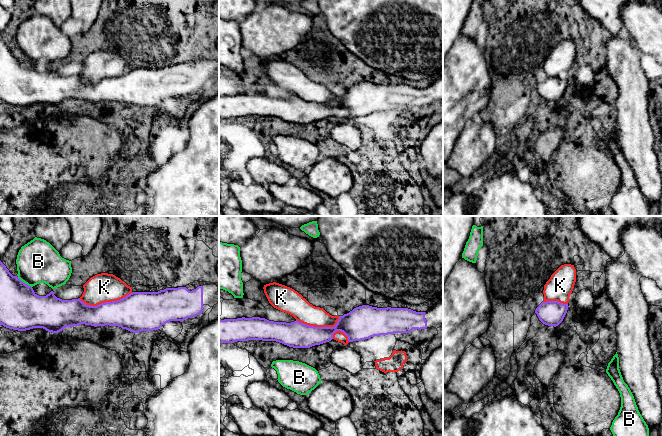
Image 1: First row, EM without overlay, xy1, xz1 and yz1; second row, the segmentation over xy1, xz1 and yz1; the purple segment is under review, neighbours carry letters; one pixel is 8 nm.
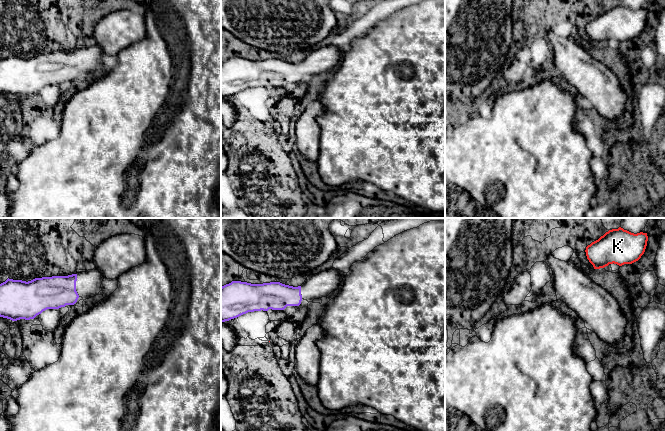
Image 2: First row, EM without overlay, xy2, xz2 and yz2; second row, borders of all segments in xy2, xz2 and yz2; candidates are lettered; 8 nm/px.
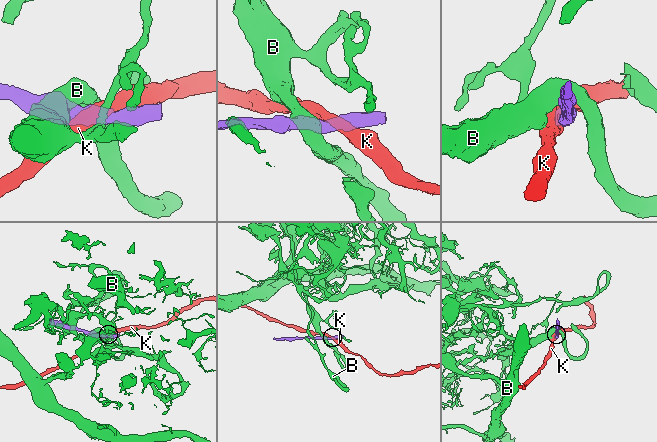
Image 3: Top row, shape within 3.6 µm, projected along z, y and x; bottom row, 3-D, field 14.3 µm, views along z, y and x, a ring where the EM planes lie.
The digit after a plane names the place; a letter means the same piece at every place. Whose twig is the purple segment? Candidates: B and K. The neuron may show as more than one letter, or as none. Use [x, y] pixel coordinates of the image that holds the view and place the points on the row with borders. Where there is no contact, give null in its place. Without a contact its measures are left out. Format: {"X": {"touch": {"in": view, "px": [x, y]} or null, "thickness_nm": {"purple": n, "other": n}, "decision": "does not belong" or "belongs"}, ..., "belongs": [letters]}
{"B": {"touch": {"in": "xy1", "px": [23, 282]}, "thickness_nm": {"purple": 340, "other": 340}, "decision": "does not belong"}, "K": {"touch": {"in": "xy1", "px": [105, 302]}, "thickness_nm": {"purple": 300, "other": 240}, "decision": "does not belong"}, "belongs": []}

